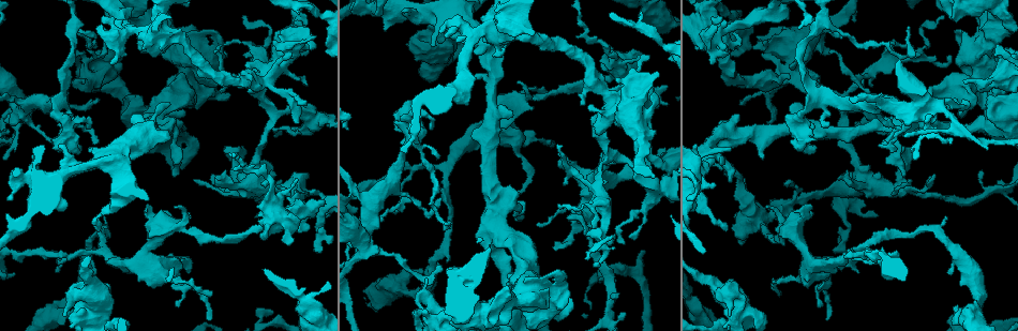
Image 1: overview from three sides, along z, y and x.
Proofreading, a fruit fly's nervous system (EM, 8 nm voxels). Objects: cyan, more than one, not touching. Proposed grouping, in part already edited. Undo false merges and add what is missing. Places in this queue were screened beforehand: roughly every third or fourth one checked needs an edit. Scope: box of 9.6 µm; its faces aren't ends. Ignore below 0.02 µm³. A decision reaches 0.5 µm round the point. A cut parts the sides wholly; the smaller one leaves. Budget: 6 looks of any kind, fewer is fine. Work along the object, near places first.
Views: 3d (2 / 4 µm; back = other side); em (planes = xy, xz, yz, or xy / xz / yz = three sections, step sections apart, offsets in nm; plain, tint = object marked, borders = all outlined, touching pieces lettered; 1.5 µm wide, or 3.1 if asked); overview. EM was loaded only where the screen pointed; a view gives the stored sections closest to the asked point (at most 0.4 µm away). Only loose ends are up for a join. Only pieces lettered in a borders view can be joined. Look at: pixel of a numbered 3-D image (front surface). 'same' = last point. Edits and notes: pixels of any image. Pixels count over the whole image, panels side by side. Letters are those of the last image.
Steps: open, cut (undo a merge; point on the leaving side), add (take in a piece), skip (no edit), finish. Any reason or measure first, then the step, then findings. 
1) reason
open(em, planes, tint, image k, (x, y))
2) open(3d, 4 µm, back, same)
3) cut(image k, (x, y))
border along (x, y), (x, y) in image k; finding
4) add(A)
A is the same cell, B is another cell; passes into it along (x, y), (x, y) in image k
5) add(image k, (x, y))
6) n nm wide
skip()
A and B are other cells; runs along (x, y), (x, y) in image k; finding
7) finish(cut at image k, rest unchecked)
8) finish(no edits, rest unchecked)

thick turns thin
open(em, planes, tint, image 1, (114, 209))

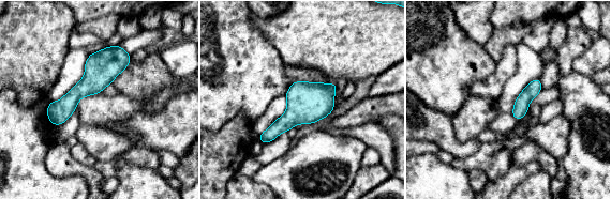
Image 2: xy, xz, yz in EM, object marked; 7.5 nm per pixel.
open(em, planes, borders, same)

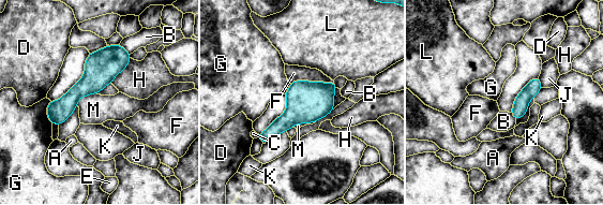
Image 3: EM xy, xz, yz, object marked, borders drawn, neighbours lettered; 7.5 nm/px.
skip()
A, B, C, D, E, F, G, H, J, K, L and M are other cells; border along (333, 82), (294, 81), (290, 84) in image 3; all the same neuron

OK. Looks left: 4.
abrupt turn
open(3d, 2 µm, image 1, (119, 14))

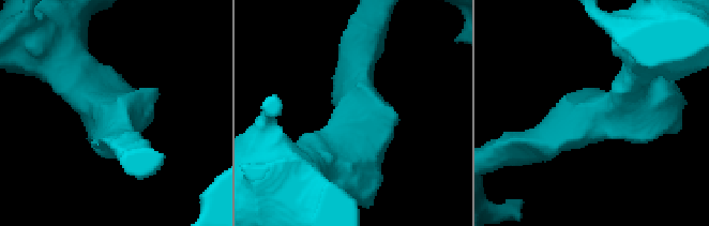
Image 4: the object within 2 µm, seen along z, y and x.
arms of 280, 340 nm; now the EM
open(em, planes, borders, image 4, (615, 116))

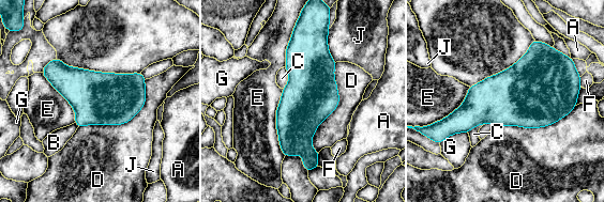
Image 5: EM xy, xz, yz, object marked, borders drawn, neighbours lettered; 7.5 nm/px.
skip()
A, B, C, D, E, F, G and J are other cells; border along (146, 79), (126, 122), (78, 127) in image 5; all the same neuron

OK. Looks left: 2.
open(em, xz, step 4, tint, image 1, (608, 309))

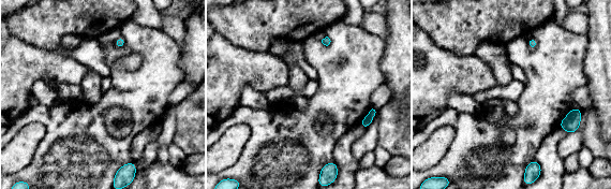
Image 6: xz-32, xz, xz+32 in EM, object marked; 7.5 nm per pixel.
open(em, planes, borders, same)

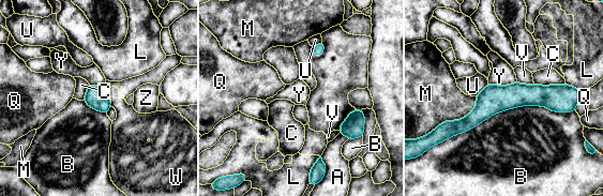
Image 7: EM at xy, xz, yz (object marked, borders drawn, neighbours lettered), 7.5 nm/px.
skip()
A, B, C, L, M, Q, U, V, W, Y and Z are other cells; border along (534, 83), (539, 85), (566, 85) in image 7; continuous, no second neuron

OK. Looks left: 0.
finish(no edits, rest unchecked)

